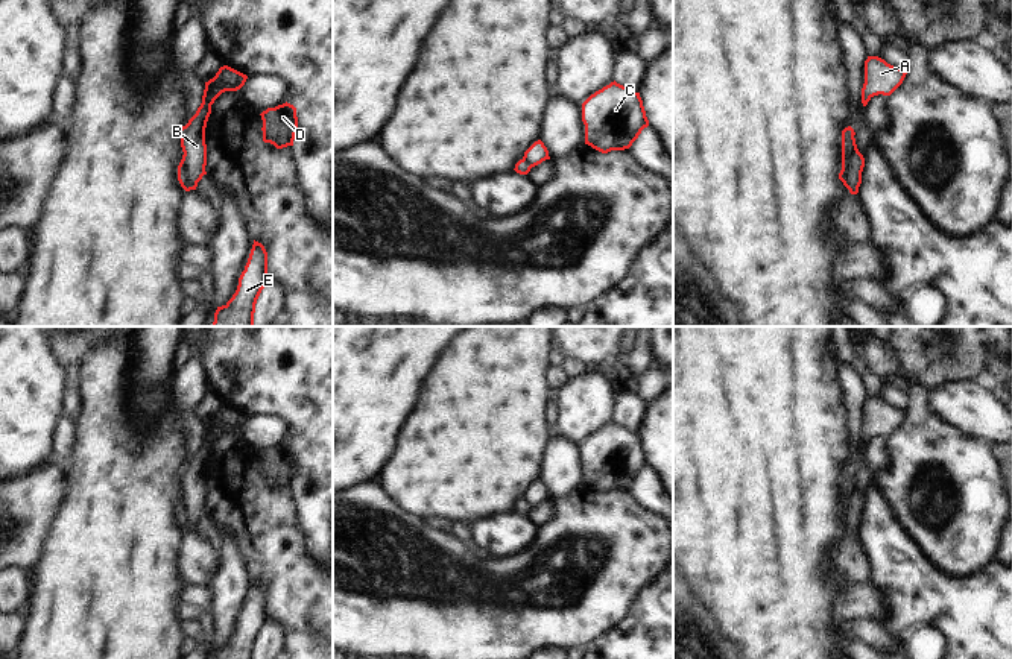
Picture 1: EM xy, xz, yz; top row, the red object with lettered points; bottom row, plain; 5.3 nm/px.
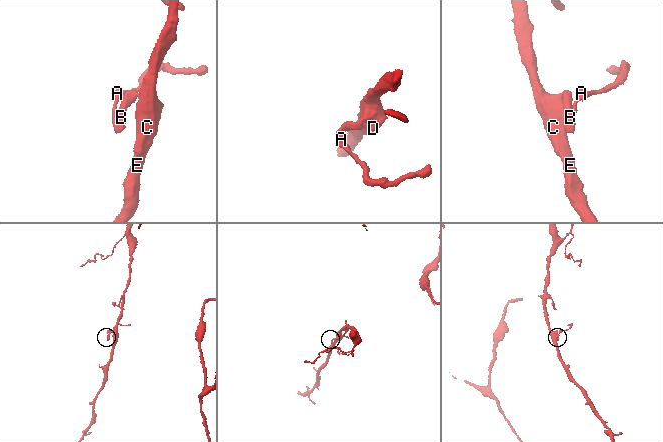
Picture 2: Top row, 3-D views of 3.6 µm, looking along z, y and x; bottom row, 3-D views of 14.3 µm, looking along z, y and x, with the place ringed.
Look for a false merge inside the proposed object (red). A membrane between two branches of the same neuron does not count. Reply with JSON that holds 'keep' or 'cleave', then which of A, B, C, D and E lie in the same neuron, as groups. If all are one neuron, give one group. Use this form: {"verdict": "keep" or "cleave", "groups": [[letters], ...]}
{"verdict": "cleave", "groups": [["A"], ["B", "C", "D", "E"]]}

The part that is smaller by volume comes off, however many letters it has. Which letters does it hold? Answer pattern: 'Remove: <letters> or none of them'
Remove: A

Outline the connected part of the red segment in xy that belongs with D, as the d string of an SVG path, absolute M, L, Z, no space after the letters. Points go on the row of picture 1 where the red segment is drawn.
M283 103L275 108L267 108L261 114L263 141L274 144L277 149L293 146L298 117L296 108L290 103Z

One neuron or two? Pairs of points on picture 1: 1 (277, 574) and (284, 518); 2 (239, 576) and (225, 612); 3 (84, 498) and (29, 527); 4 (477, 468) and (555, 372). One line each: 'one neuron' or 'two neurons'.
1: one neuron
2: one neuron
3: two neurons
4: two neurons

